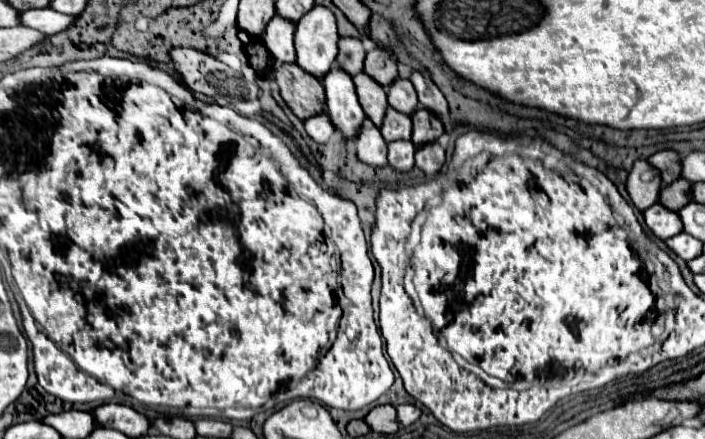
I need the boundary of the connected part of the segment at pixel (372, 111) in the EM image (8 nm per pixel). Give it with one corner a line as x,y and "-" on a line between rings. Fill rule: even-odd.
360,72
352,80
356,84
356,94
360,98
360,104
362,104
364,112
366,112
366,116
376,126
380,126
382,124
382,118
384,118
384,112
388,108
386,90
382,88
382,84
370,80
370,76
366,76
366,72

